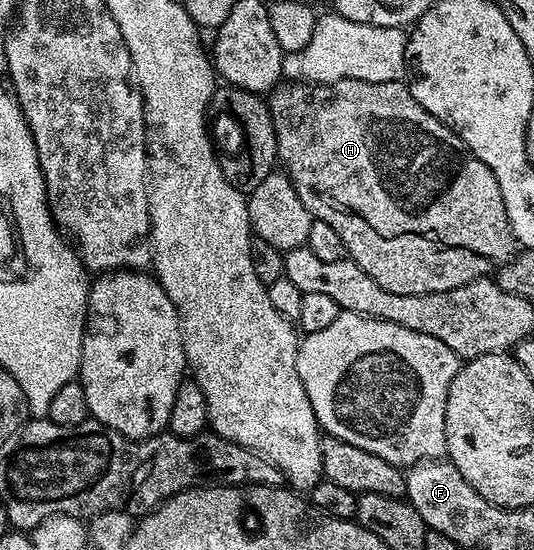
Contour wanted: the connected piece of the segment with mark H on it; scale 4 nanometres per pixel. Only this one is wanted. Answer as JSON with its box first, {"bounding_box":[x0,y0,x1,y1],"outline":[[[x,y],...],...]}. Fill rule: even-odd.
{"bounding_box":[268,79,516,266],"outline":[[[340,79],[333,81],[331,85],[316,85],[308,81],[291,81],[282,83],[269,94],[268,104],[272,123],[276,127],[276,147],[278,148],[278,160],[281,168],[286,168],[290,181],[294,184],[293,196],[299,206],[313,220],[322,221],[322,201],[326,205],[334,205],[336,211],[346,213],[350,217],[356,217],[364,221],[370,231],[376,233],[376,237],[416,237],[432,245],[436,251],[450,251],[450,249],[462,249],[466,247],[484,251],[494,257],[502,257],[500,266],[505,264],[516,253],[514,232],[508,223],[508,211],[504,211],[504,195],[500,195],[500,183],[496,175],[480,159],[476,159],[474,152],[460,140],[457,133],[446,126],[443,121],[436,119],[412,95],[409,84],[402,81],[385,81],[384,83],[372,83],[371,81],[357,81],[356,79]]]}

